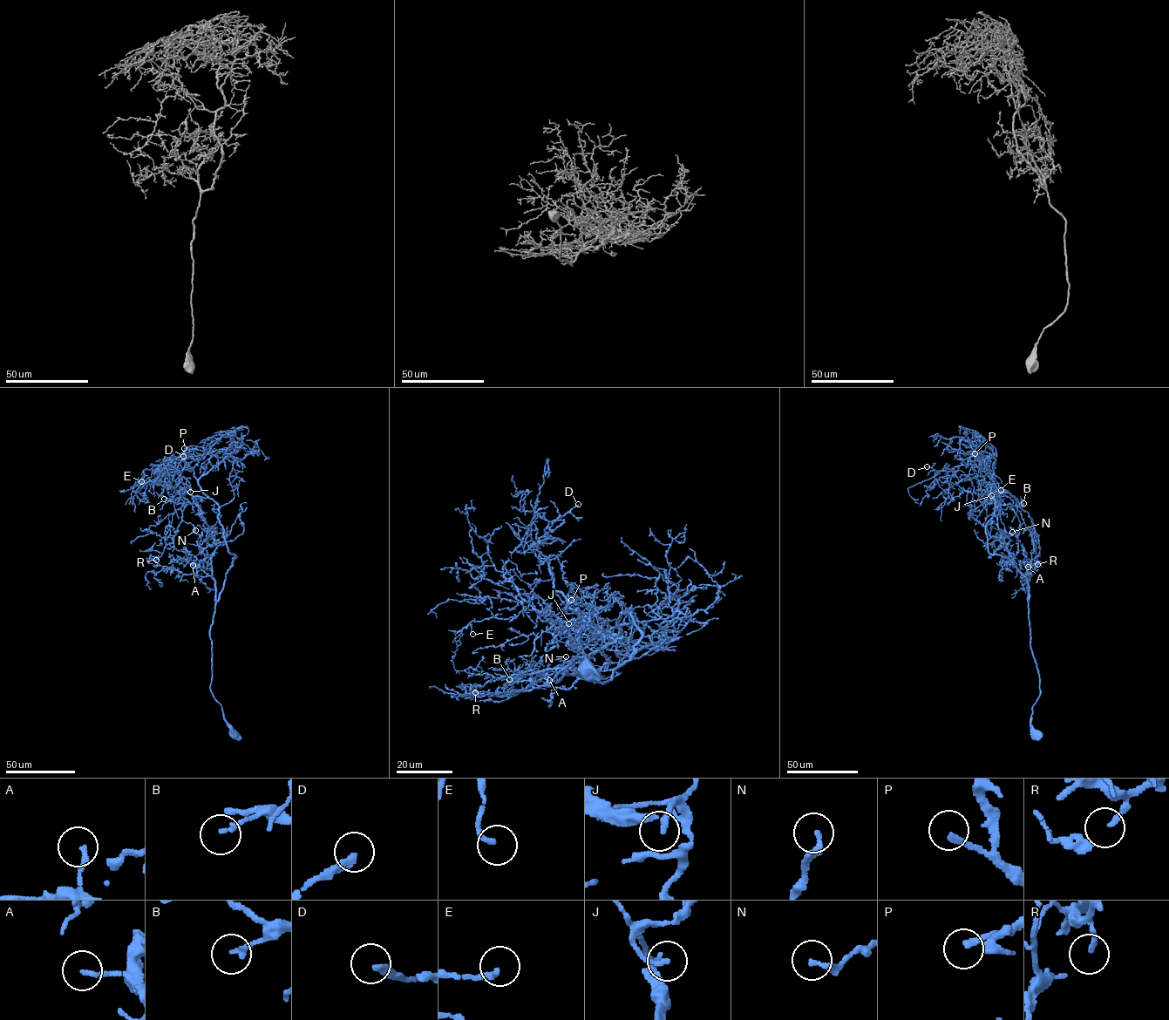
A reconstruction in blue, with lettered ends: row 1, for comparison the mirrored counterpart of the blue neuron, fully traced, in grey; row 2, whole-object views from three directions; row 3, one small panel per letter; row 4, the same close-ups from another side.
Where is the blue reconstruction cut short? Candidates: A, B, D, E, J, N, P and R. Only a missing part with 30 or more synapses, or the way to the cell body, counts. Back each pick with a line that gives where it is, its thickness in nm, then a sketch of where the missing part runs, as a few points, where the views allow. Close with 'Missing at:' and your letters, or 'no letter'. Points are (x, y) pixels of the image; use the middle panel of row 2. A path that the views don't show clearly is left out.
A: at (549, 680); 170 nm thick; missing branch runs (549, 680), (549, 671), (553, 665), (561, 672)
D: at (578, 504); 240 nm thick; missing branch runs (578, 504), (581, 488), (561, 477), (560, 473), (573, 449), (597, 449)
P: at (571, 600); 190 nm thick; missing branch runs (571, 600), (566, 599), (560, 594), (563, 584), (561, 563), (575, 547), (576, 533)
Missing at: A, D, P

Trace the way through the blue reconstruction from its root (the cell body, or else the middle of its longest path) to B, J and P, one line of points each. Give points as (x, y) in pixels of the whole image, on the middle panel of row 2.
B: (587, 669), (573, 659), (551, 679), (566, 671), (588, 679), (587, 656), (540, 679), (551, 669), (509, 679)
J: (587, 669), (573, 659), (551, 679), (588, 679), (589, 655), (614, 642), (590, 604), (577, 634), (568, 623)
P: (587, 669), (551, 679), (608, 681), (642, 632), (627, 611), (621, 634), (581, 630), (609, 605), (571, 600)

